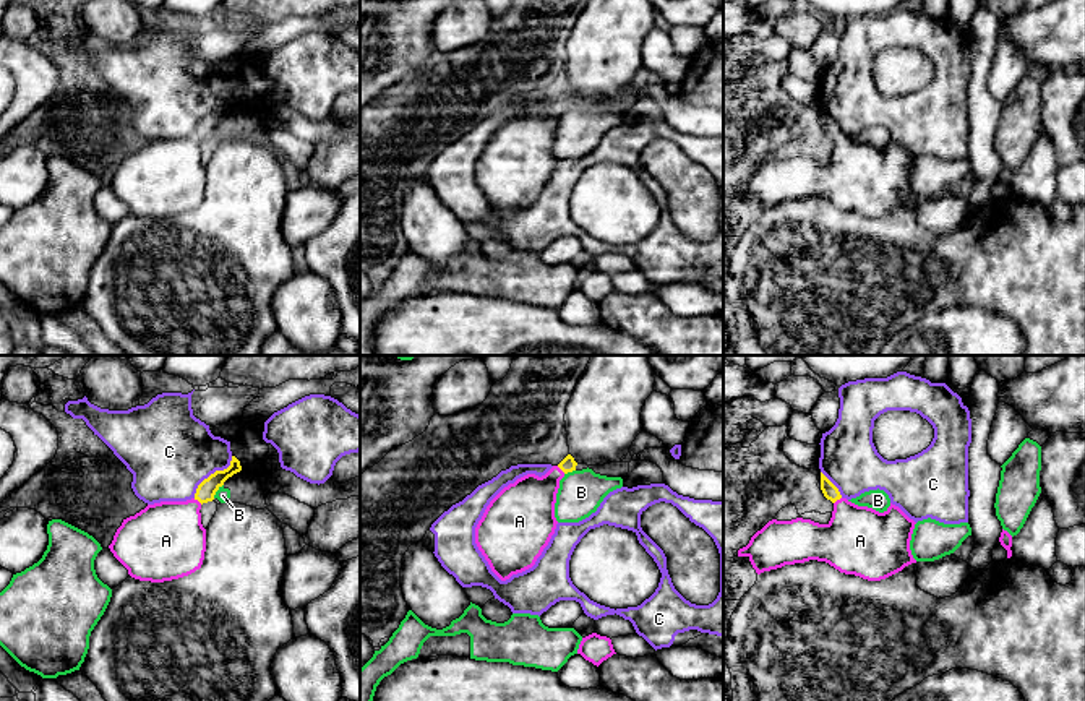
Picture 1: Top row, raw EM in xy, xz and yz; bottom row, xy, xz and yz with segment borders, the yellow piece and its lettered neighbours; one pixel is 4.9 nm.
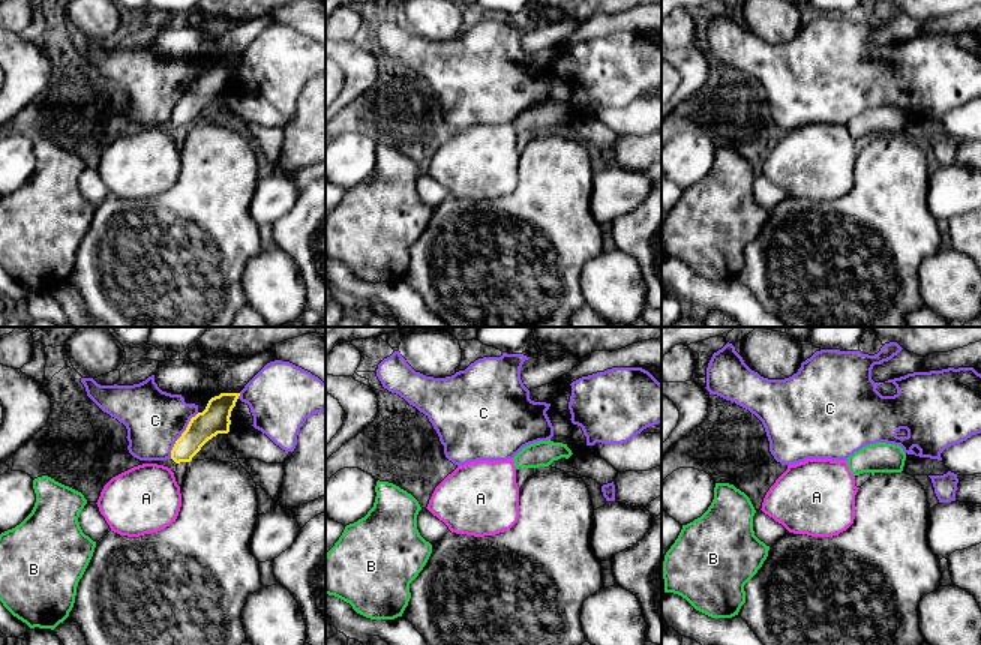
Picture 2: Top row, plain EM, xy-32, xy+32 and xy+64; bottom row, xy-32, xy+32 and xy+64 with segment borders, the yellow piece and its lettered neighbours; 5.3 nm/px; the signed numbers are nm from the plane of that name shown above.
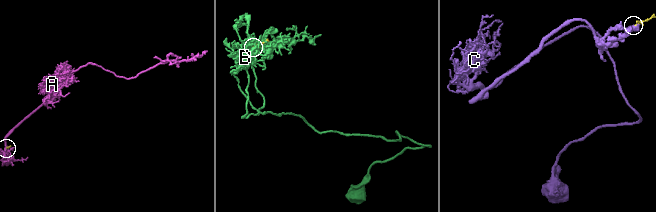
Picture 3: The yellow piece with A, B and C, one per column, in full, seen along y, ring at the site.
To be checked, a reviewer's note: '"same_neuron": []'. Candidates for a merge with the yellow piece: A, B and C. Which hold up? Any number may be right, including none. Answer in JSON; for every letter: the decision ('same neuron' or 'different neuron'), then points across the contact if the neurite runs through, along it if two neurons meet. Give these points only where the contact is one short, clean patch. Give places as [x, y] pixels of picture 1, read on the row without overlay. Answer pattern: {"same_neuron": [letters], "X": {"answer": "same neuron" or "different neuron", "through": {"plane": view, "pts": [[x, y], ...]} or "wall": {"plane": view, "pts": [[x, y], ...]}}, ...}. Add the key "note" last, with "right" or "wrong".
{"same_neuron": ["A"], "A": {"answer": "same neuron", "through": {"plane": "xy", "pts": [[206, 127], [198, 137], [166, 176]]}}, "B": {"answer": "different neuron"}, "C": {"answer": "different neuron"}, "note": "wrong"}

